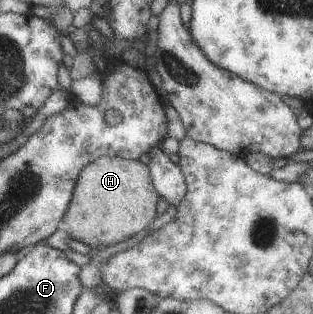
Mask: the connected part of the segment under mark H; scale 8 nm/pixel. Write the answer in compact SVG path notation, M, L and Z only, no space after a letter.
M117 156L97 157L79 173L71 203L58 227L91 248L110 246L133 237L153 223L159 196L151 183L147 164Z

